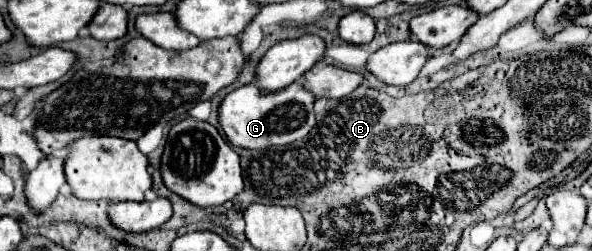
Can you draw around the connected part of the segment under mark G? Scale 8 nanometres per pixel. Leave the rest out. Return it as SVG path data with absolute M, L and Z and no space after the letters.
M293 83L277 93L261 93L257 85L243 85L231 91L219 105L219 125L233 147L243 149L267 149L277 145L289 145L303 139L315 125L313 113L315 97L301 89L301 83Z

